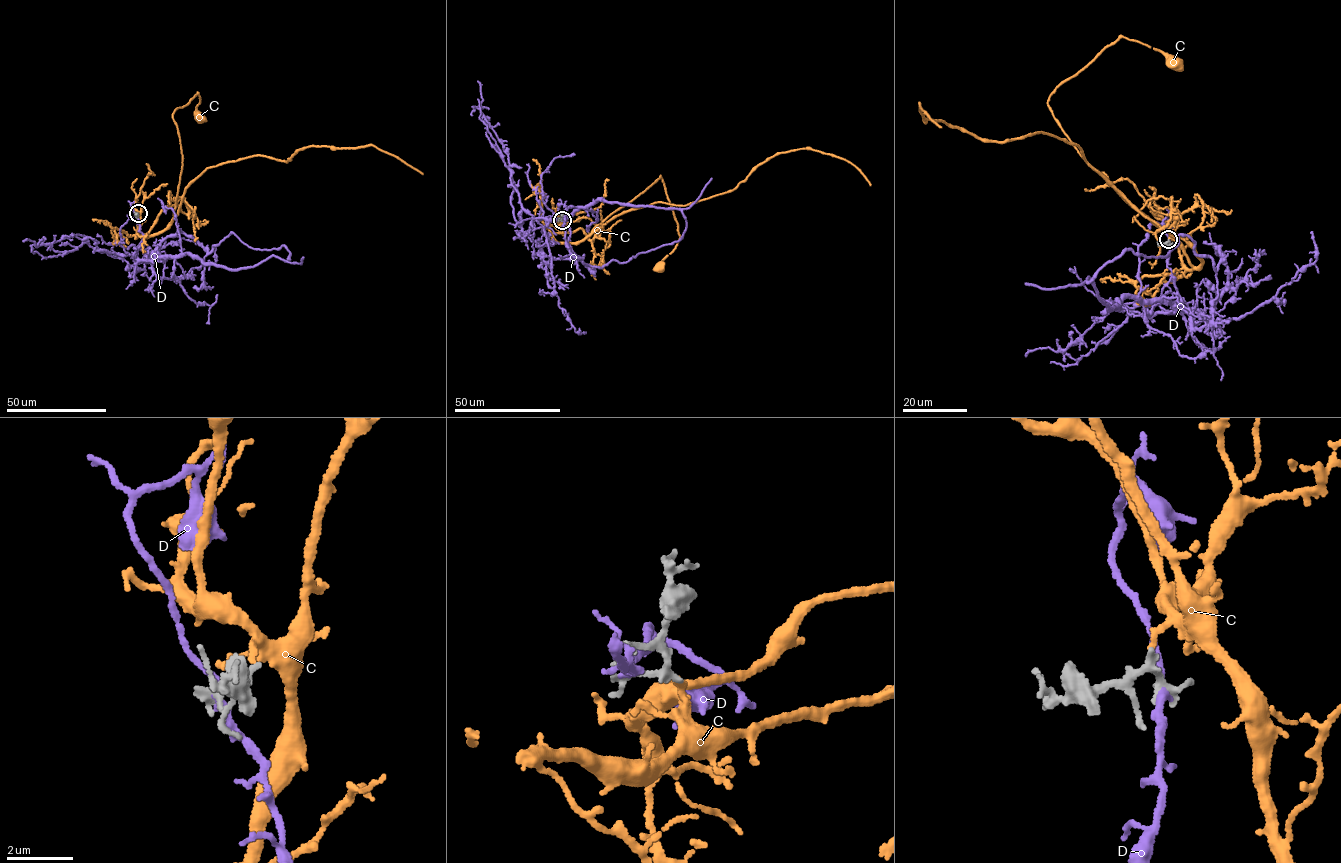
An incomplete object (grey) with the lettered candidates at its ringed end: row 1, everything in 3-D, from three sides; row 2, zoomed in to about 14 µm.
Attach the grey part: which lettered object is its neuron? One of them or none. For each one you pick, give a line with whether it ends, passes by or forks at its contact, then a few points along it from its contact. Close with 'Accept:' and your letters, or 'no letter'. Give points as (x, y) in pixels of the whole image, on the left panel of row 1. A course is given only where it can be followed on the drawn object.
Accept: no letter

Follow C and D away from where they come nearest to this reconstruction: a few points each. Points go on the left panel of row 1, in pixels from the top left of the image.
C: (138, 213), (141, 236), (149, 237), (169, 227), (183, 157), (172, 115), (198, 93), (201, 118)
D: (135, 215), (142, 234), (137, 253), (141, 259), (189, 254), (232, 269), (273, 255), (300, 264), (303, 257)

